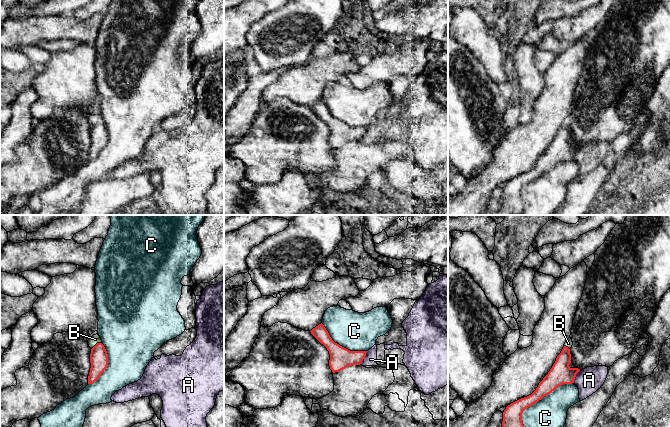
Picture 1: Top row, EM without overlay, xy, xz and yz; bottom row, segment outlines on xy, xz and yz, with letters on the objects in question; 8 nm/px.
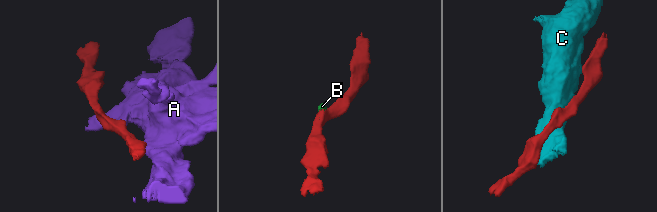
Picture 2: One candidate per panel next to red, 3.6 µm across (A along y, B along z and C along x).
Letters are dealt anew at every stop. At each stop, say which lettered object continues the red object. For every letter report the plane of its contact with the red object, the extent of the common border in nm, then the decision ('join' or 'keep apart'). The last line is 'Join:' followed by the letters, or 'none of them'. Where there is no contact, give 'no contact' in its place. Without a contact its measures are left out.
A: meets red in xz; contact 130 nm long; keep apart
B: meets red in xy; contact 110 nm long; join
C: meets red in yz; contact 600 nm long; keep apart
Join: B

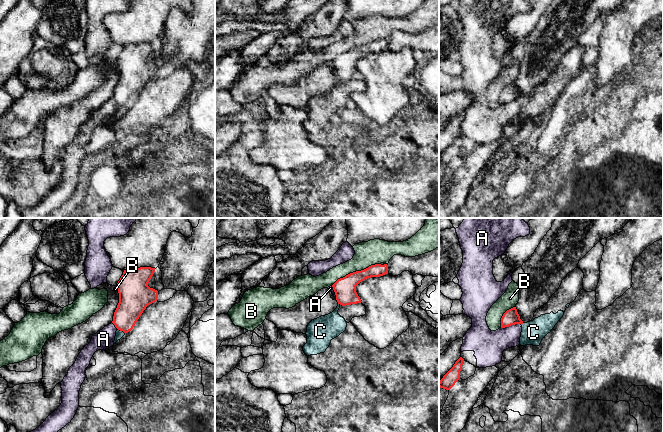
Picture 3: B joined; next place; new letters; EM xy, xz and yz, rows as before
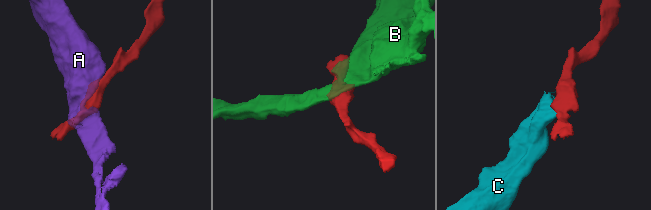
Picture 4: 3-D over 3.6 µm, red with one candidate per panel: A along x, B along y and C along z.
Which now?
A: meets red in yz; contact 170 nm long; keep apart
B: meets red in xz; contact 440 nm long; keep apart
C: meets red in xy; contact 80 nm long; keep apart
Join: none of them

